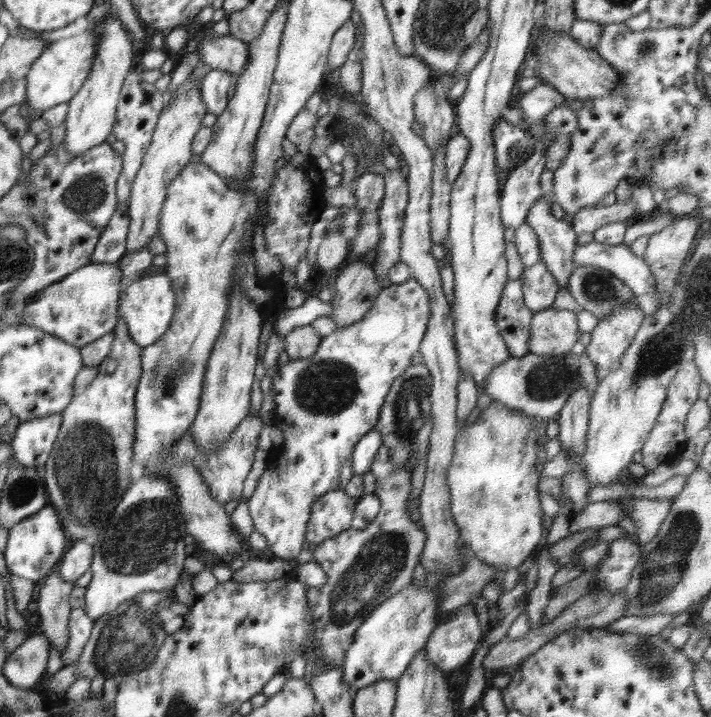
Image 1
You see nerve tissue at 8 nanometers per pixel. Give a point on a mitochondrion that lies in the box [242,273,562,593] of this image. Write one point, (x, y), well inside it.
(328, 386)

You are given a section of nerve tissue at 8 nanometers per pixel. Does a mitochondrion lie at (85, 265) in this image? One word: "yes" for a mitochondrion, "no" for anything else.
no

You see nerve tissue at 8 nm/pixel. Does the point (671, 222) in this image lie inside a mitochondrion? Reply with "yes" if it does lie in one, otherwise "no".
no

